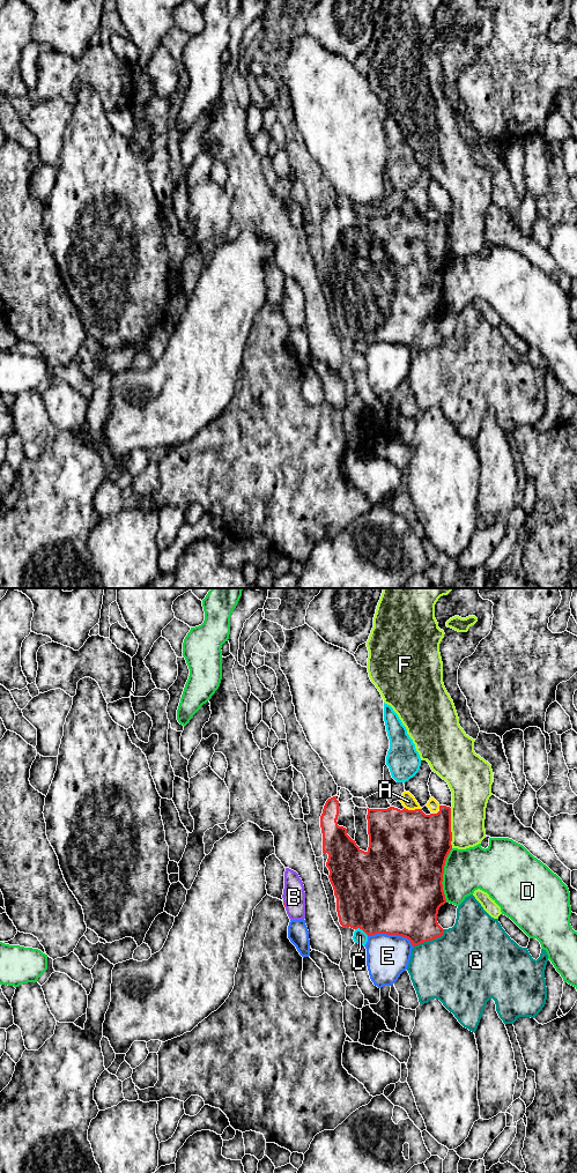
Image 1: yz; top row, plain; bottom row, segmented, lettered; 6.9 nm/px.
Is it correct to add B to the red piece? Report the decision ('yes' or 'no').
yes

